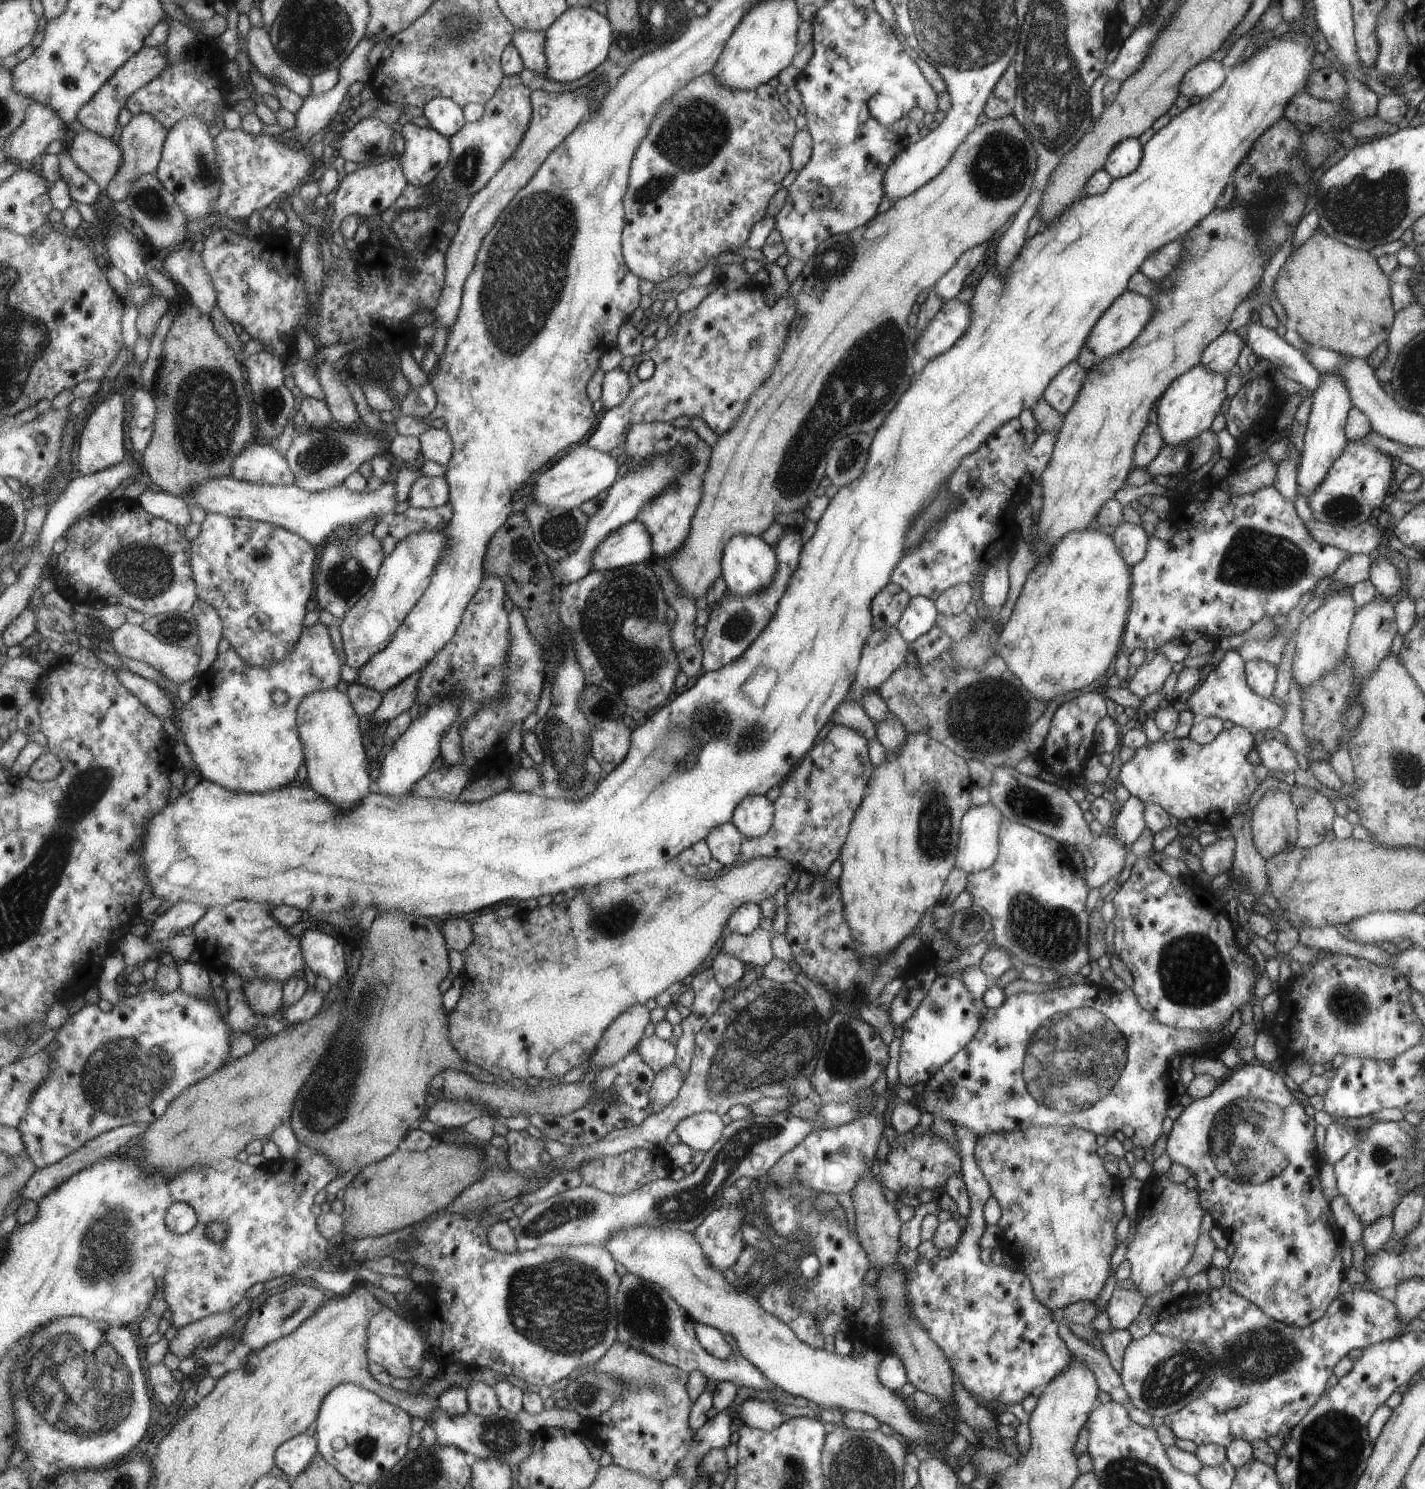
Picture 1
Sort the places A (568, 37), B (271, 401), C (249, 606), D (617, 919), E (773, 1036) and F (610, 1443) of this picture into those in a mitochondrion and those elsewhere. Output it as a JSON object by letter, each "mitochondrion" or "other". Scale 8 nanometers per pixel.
{"A":"other","B":"mitochondrion","C":"other","D":"mitochondrion","E":"mitochondrion","F":"other"}

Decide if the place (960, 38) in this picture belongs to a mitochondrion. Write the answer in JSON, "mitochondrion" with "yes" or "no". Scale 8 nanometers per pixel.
{"mitochondrion":"yes"}

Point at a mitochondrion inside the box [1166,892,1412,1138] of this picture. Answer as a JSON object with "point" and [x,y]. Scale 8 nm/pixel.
{"point":[1349,1004]}

